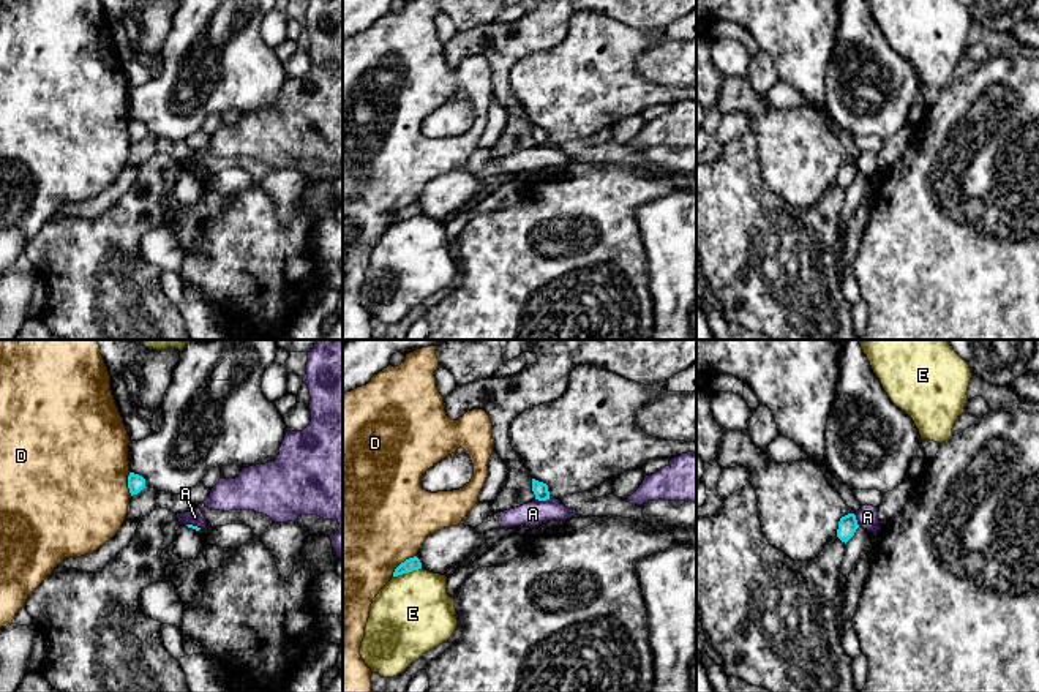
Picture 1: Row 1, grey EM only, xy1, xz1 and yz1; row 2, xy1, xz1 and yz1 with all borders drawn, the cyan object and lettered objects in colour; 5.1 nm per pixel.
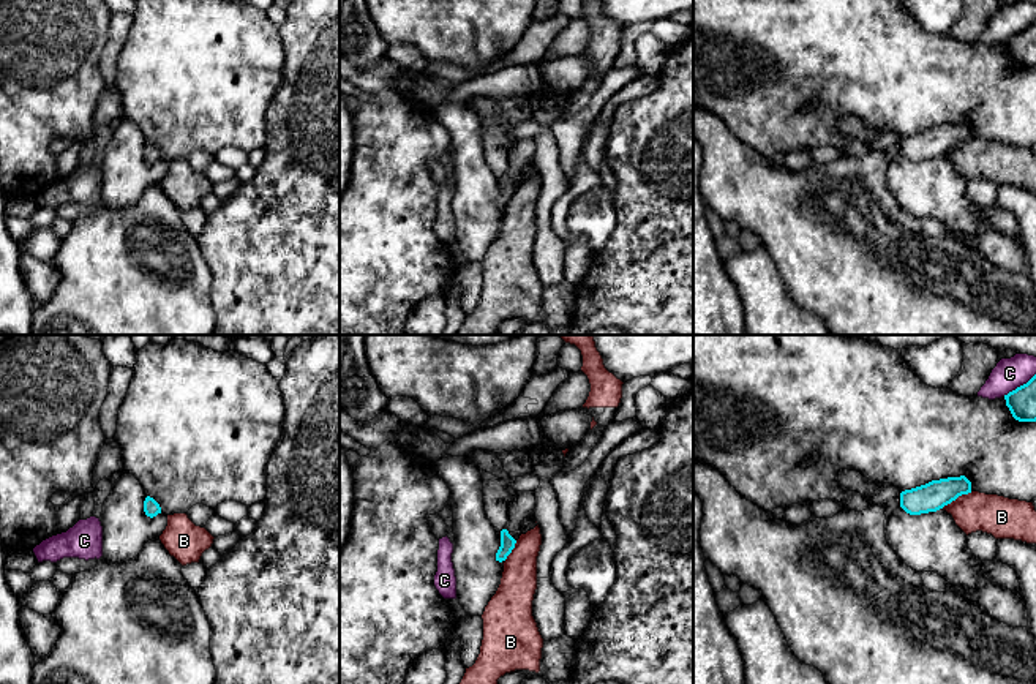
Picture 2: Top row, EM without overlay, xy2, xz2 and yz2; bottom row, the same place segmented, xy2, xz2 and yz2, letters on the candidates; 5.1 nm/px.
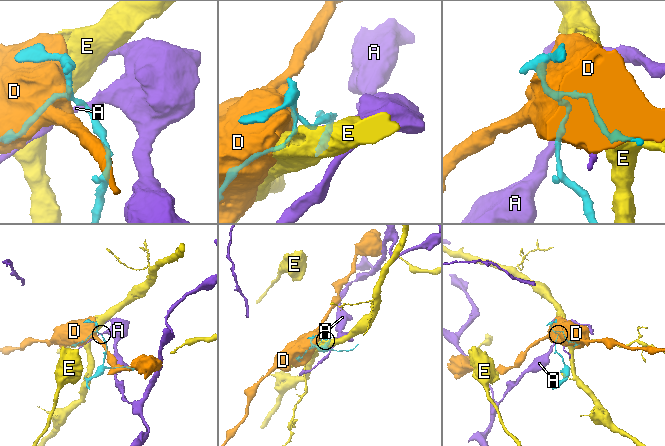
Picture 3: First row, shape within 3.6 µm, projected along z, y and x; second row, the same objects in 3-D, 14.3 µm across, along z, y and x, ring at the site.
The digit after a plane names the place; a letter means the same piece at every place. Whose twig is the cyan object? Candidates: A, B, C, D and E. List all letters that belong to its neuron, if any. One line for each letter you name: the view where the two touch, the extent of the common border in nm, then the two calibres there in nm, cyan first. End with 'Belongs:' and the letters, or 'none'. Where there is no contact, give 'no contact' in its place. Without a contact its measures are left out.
Belongs: none

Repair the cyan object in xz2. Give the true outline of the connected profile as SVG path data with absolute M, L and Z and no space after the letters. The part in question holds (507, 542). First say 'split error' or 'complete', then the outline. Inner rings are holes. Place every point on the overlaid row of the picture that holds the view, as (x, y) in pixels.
split error; M480 469L483 482L483 504L488 520L501 531L501 547L496 553L496 561L502 562L515 548L516 540L505 529L509 502L513 502L518 491L512 488L510 480L502 480Z

